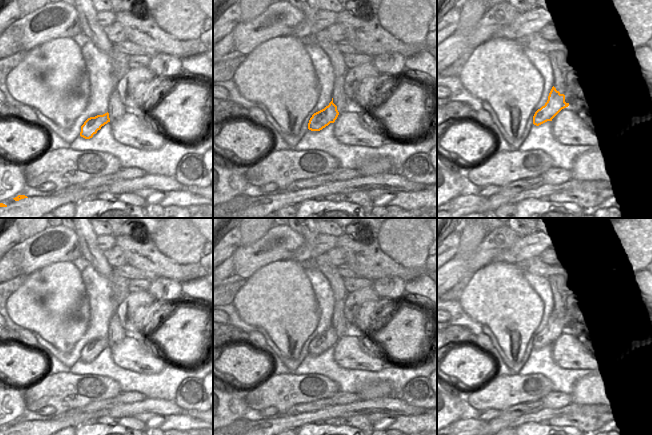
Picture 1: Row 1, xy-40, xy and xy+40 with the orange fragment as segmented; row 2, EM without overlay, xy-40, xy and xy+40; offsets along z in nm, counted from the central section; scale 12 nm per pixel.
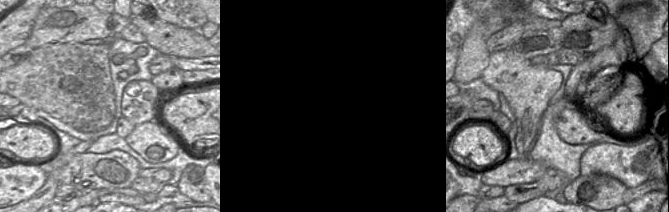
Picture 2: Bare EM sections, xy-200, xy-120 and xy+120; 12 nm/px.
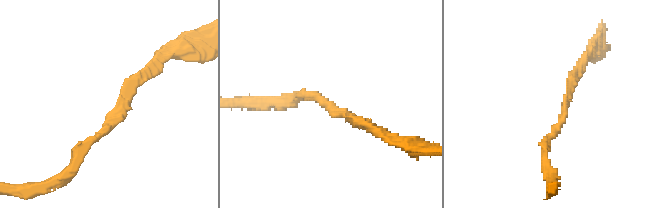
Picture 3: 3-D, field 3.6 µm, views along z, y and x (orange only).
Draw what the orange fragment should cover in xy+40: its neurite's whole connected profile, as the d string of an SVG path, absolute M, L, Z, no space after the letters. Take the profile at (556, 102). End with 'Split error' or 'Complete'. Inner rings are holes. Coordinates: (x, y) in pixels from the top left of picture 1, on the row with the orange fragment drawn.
M553 86L548 100L544 106L538 109L533 116L533 124L539 126L552 119L564 108L568 107L569 103L565 102L565 95L561 94Z. Complete.

